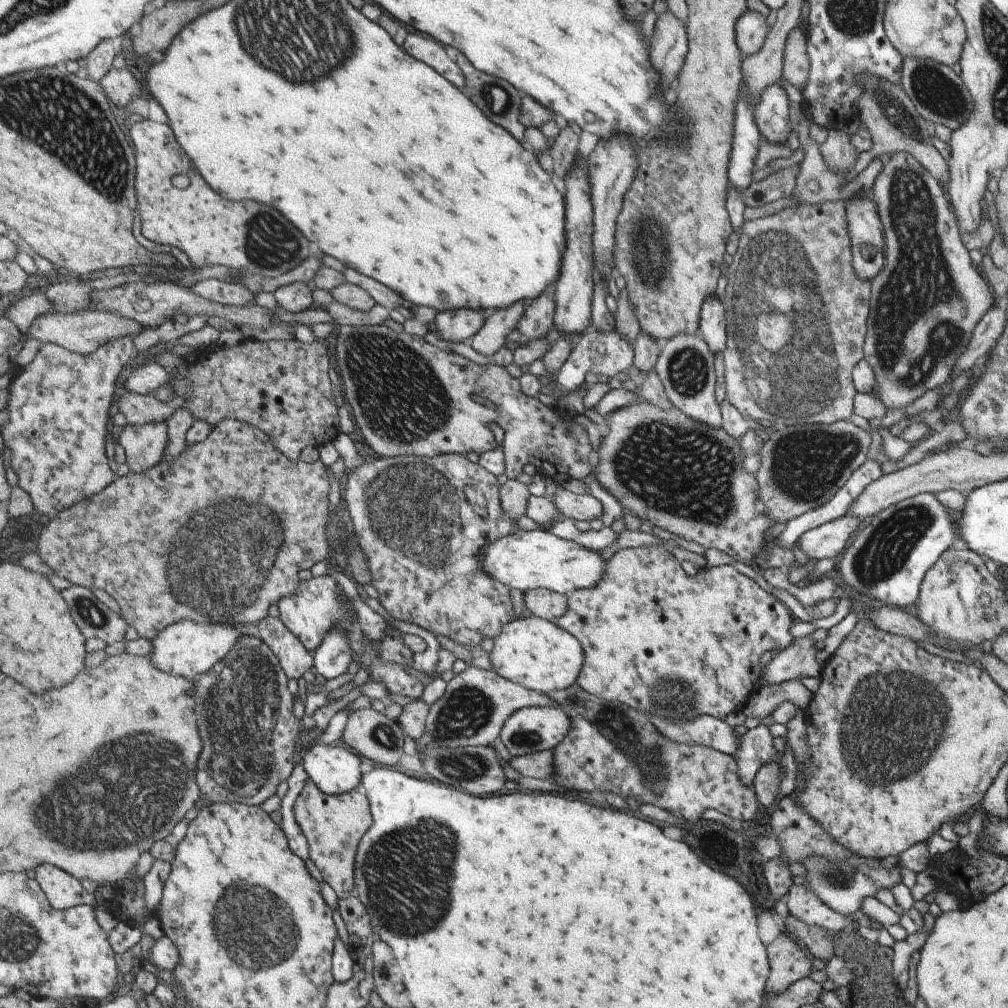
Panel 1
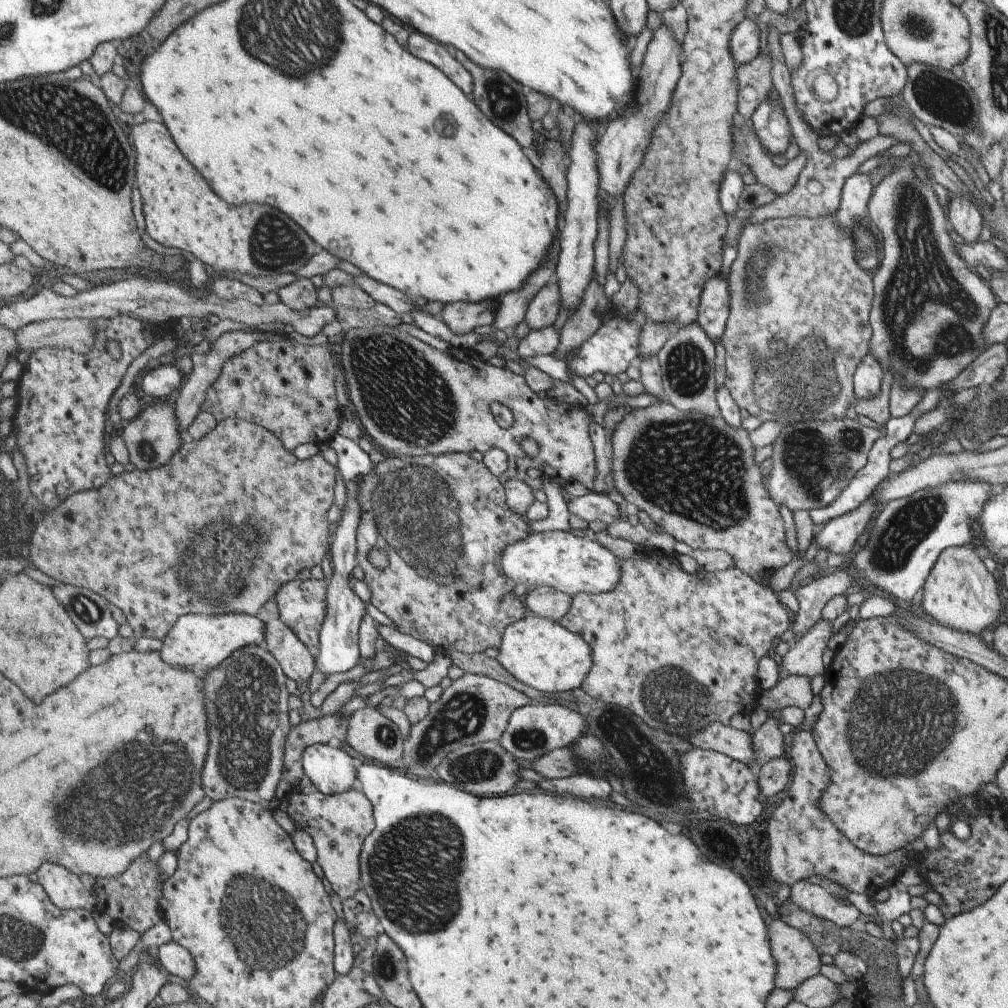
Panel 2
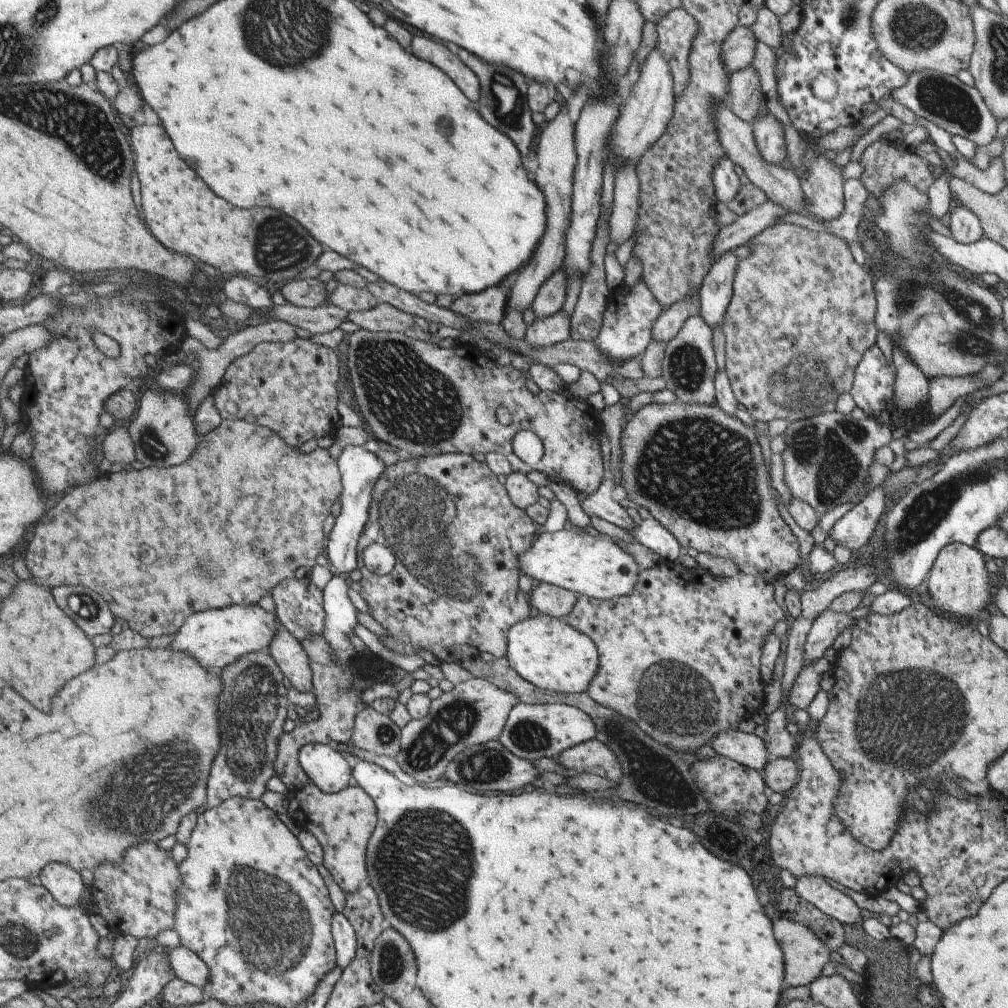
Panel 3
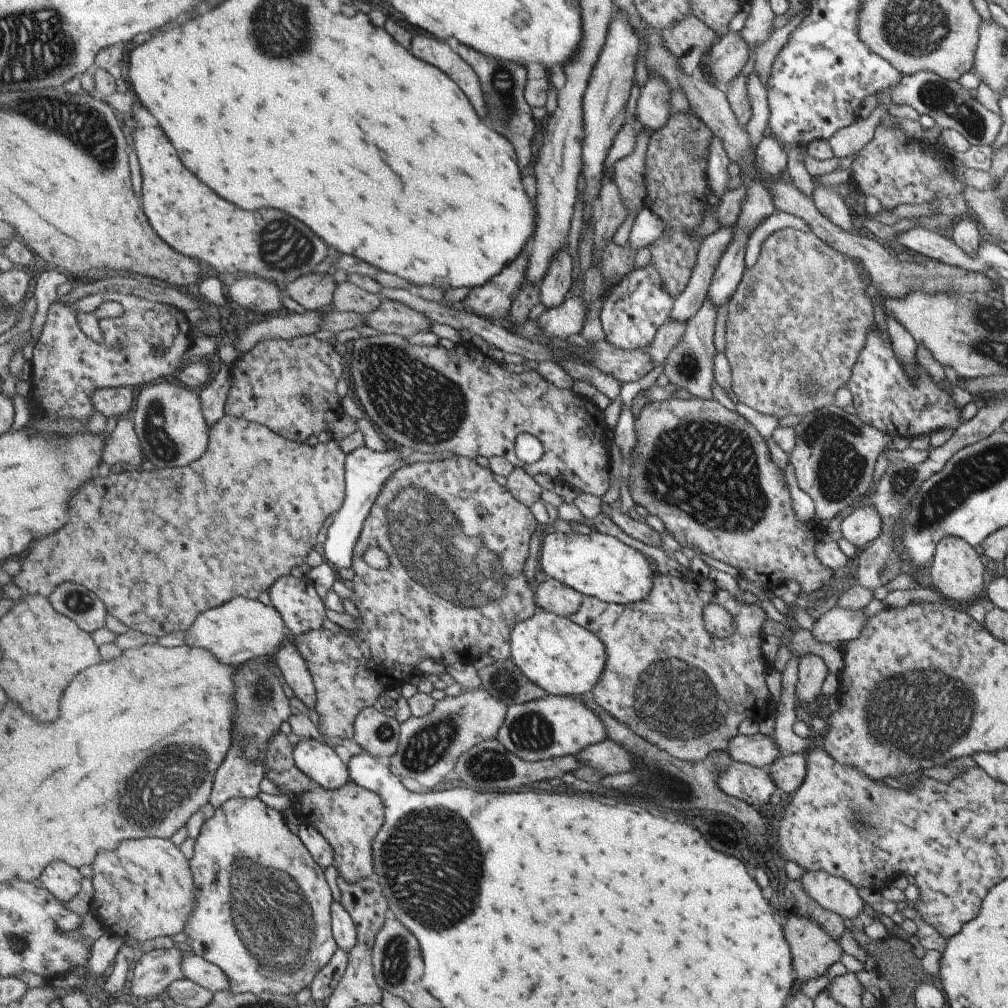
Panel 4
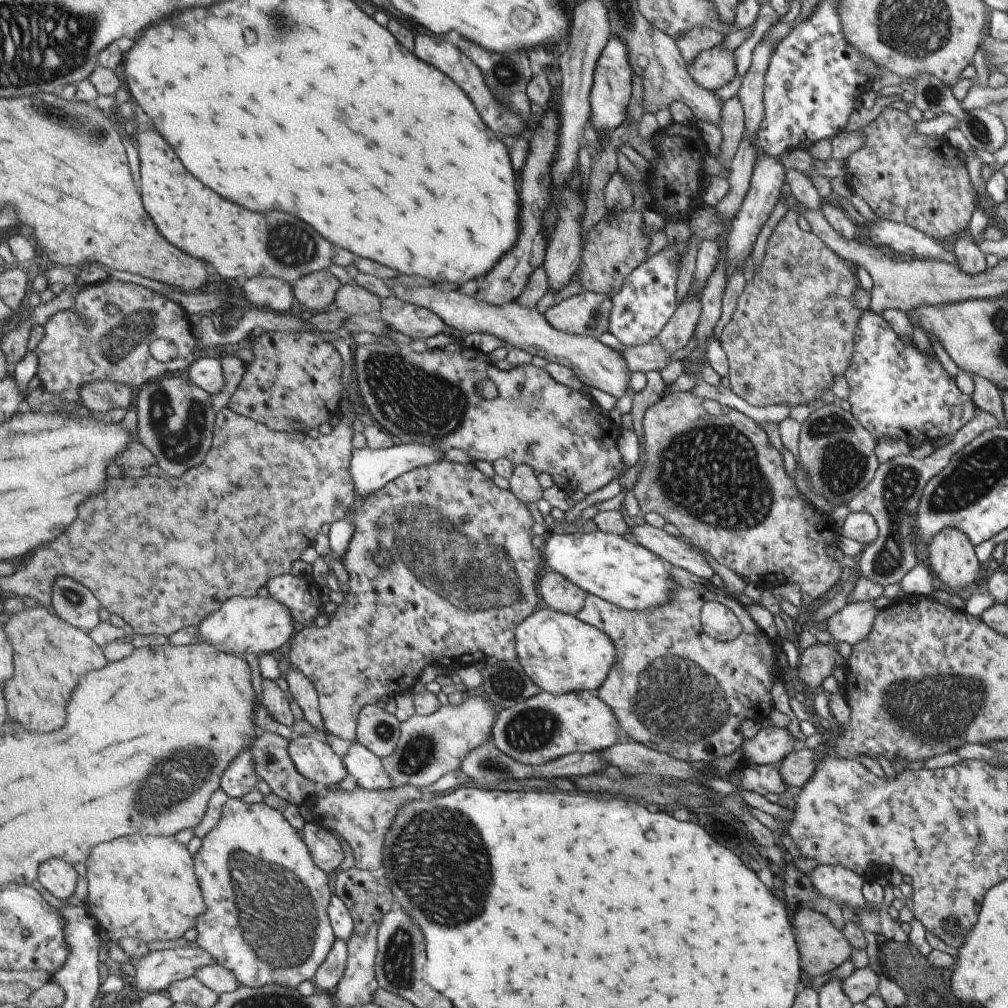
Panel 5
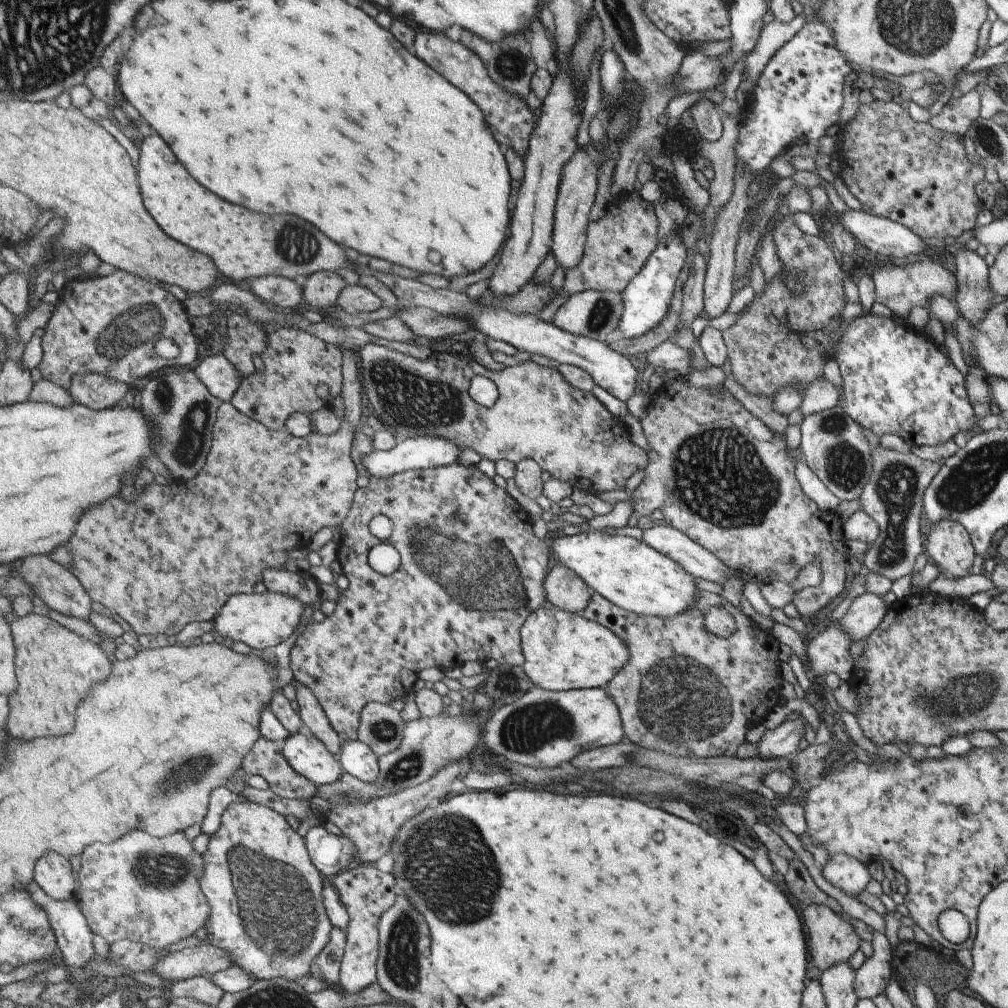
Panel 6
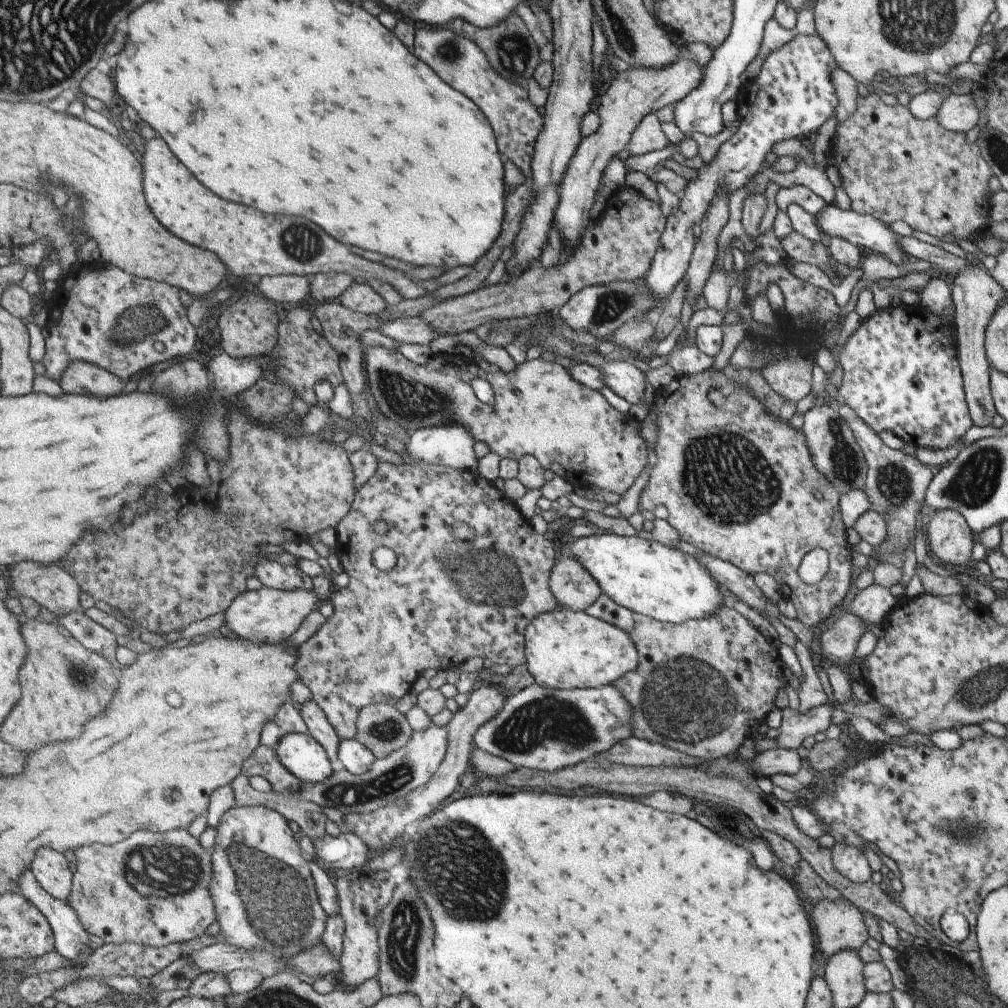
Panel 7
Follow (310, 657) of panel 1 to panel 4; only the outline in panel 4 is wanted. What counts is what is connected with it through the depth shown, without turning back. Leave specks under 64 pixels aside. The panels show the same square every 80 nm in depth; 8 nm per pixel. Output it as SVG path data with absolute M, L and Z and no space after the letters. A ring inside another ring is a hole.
M283 645L277 652L276 662L278 669L284 675L284 680L292 689L296 698L301 700L307 707L316 710L318 694L308 664L301 656L295 645Z

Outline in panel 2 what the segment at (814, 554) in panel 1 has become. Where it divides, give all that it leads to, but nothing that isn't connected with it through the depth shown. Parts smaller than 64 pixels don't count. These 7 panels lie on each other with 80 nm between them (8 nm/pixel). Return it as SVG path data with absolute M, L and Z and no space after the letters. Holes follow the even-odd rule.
M865 499L857 508L829 519L815 538L818 549L825 548L829 553L840 555L849 554L855 540L863 534L875 508L877 508L875 501Z

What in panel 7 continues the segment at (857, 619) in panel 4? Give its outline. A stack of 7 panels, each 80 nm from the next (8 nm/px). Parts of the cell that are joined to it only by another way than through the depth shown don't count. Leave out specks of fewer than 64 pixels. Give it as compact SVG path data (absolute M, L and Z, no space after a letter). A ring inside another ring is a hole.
M872 583L854 596L849 613L862 618L866 630L874 630L896 603L896 598L889 593L887 587Z

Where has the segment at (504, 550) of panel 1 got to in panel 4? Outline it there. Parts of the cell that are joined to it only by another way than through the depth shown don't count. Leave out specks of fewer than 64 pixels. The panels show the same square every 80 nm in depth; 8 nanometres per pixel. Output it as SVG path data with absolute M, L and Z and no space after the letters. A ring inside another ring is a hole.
M596 530L553 533L546 531L541 538L539 562L543 572L556 578L585 596L597 597L608 603L628 605L642 601L652 591L653 579L657 572L651 568L647 557L621 542L616 536L601 534Z

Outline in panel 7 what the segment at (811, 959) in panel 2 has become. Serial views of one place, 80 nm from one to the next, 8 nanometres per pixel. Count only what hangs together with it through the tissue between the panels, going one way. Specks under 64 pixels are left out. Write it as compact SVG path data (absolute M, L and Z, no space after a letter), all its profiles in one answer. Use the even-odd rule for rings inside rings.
M820 899L814 901L811 926L816 950L829 958L841 949L858 949L868 937L864 923L865 912L851 901Z

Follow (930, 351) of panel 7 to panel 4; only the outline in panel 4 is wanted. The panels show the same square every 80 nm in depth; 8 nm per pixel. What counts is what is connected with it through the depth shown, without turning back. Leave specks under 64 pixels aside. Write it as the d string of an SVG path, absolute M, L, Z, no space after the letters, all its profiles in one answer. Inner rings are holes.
M873 322L845 384L851 394L854 415L891 438L900 436L911 440L942 428L956 429L962 421L960 408L951 397L952 392L938 387L931 377L926 376L926 370L919 363L915 363L914 368L918 377L909 380L903 365L893 354L889 335L879 332Z

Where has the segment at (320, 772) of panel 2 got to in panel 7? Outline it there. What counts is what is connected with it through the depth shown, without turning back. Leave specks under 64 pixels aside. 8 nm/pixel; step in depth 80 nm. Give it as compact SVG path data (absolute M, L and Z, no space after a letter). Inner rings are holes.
M284 733L276 753L285 768L303 782L320 783L335 772L327 749L310 733Z

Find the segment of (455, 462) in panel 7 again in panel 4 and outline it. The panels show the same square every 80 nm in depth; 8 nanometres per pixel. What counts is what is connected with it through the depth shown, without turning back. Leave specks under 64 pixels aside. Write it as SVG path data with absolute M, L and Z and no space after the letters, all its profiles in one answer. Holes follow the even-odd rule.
M368 446L357 447L348 454L346 460L346 499L344 506L335 514L332 524L328 527L327 538L321 550L325 560L336 570L352 568L355 545L362 535L364 522L367 520L372 506L382 493L385 483L401 468L407 466L403 460L407 451L393 446L386 451L374 451Z

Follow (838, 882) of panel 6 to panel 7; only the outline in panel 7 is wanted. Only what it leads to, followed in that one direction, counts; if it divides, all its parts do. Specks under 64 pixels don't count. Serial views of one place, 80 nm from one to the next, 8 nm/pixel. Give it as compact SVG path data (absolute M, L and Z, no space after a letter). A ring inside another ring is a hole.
M834 843L831 850L832 865L845 878L854 883L862 883L870 878L871 868L863 852L857 847L845 843Z

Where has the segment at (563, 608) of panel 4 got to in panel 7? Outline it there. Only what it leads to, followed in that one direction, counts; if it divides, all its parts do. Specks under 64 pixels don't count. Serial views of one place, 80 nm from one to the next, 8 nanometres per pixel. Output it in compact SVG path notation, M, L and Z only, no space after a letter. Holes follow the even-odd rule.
M564 553L550 576L553 594L562 608L586 611L605 592L593 573L577 558Z

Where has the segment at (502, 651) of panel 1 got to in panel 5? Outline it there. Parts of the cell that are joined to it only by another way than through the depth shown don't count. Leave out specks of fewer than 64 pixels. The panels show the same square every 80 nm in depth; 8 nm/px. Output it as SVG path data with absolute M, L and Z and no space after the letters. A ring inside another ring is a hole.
M549 606L537 609L515 629L519 662L530 679L543 690L556 695L573 691L592 691L601 688L617 662L616 642L603 630L582 621L577 615L559 612Z

